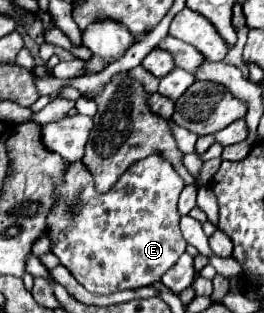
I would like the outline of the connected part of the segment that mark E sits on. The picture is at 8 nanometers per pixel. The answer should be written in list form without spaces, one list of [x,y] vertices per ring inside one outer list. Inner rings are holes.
[[[155,154],[135,162],[109,194],[97,194],[93,176],[81,162],[73,162],[65,184],[57,190],[57,202],[47,216],[53,240],[51,252],[93,294],[149,286],[185,252],[187,242],[181,236],[177,212],[177,198],[183,186],[185,182],[173,164]]]

